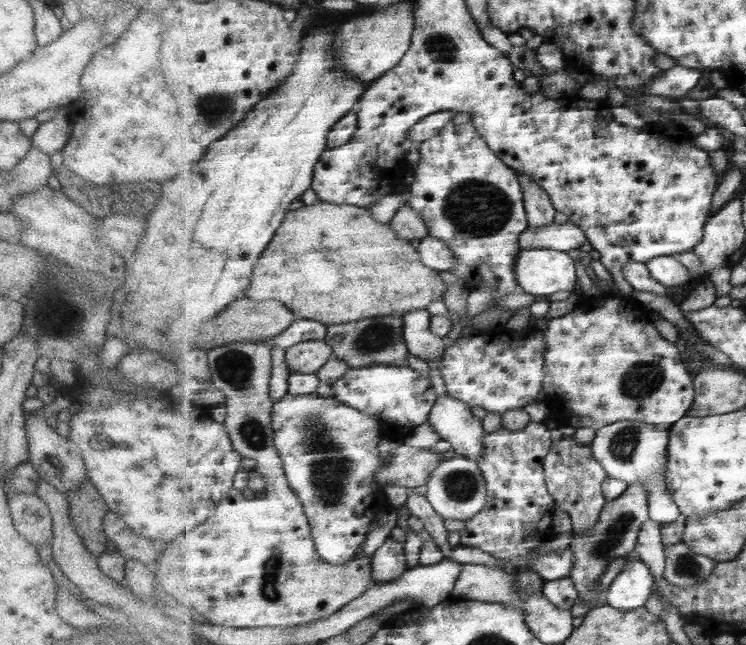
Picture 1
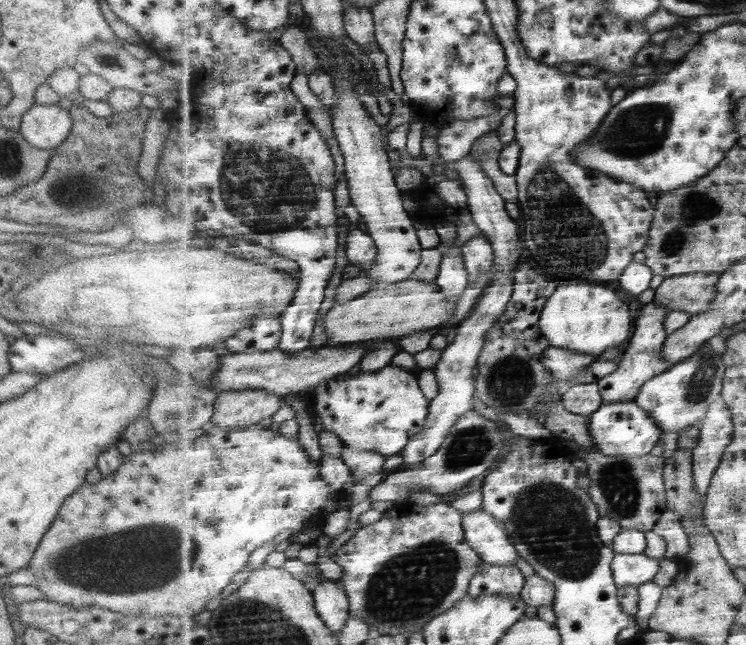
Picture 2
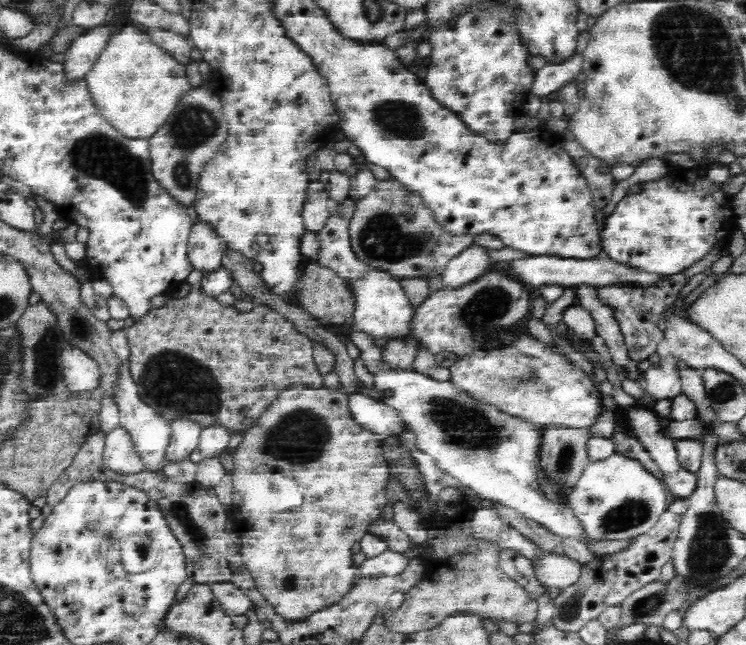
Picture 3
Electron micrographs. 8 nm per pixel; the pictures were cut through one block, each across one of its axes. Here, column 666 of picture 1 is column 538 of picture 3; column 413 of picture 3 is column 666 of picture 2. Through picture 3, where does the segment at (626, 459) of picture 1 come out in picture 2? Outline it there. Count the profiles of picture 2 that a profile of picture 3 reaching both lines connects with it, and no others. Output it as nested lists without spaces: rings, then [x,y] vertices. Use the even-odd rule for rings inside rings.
[[[706,343],[692,357],[647,381],[634,402],[657,421],[663,432],[679,434],[689,426],[699,426],[709,406],[722,397],[727,369],[723,355]]]

